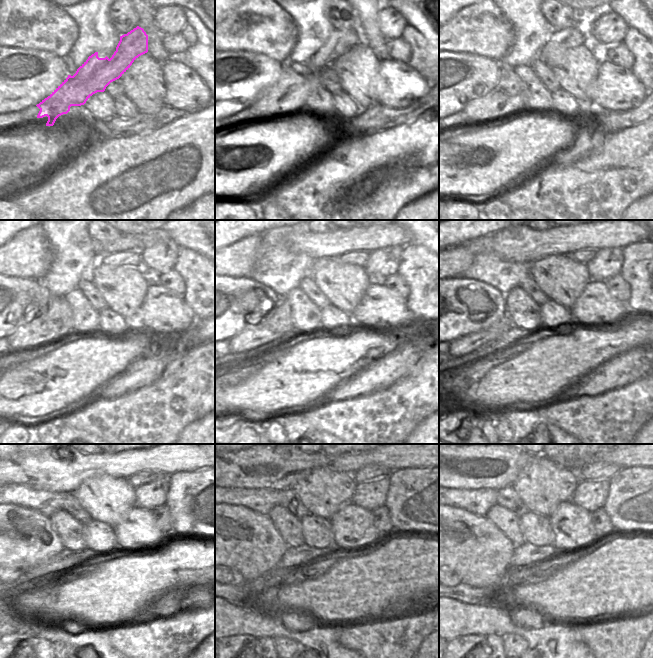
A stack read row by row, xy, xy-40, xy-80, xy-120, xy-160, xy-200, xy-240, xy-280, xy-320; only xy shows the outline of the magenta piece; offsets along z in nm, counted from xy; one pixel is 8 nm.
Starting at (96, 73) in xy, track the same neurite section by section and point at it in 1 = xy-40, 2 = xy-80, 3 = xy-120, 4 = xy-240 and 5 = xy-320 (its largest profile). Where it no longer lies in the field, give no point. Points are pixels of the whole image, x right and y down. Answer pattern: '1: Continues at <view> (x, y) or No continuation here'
1: Continues at xy-40 (290, 91)
2: Continues at xy-80 (507, 98)
3: Continues at xy-120 (56, 324)
4: Continues at xy-240 (11, 574)
5: Continues at xy-320 (459, 581).

